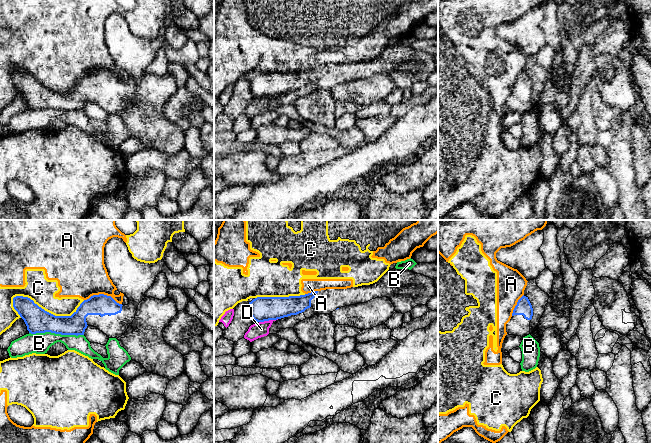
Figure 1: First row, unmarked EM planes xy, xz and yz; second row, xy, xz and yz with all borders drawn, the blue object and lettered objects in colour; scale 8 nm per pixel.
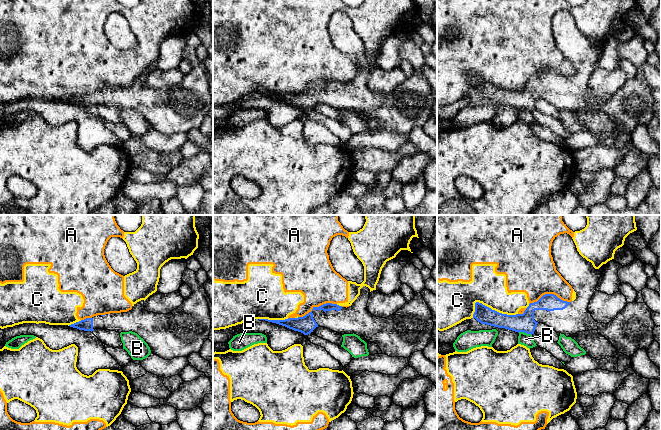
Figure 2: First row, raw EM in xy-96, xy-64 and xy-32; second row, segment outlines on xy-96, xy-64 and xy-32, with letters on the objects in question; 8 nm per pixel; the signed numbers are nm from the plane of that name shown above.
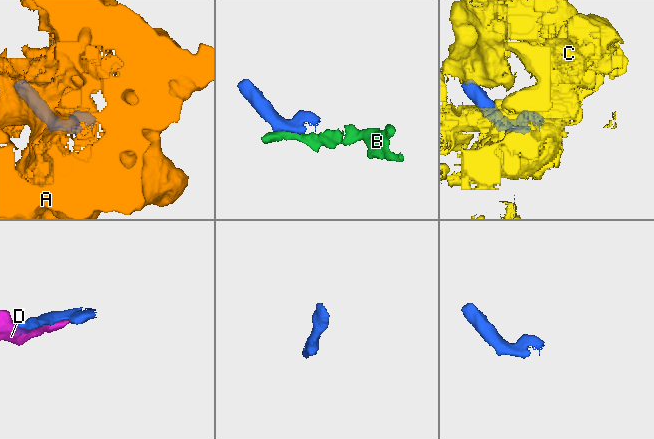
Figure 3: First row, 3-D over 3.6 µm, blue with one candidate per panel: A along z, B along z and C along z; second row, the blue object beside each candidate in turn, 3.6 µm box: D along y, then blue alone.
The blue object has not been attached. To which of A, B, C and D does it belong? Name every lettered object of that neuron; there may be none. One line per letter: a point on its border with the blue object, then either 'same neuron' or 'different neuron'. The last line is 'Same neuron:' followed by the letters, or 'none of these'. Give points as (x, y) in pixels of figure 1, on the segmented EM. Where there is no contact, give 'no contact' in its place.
A: xy (103, 294) | different neuron
B: xy (56, 333) | different neuron
C: xy (45, 311) | different neuron
D: xz (268, 320) | different neuron
Same neuron: none of these

